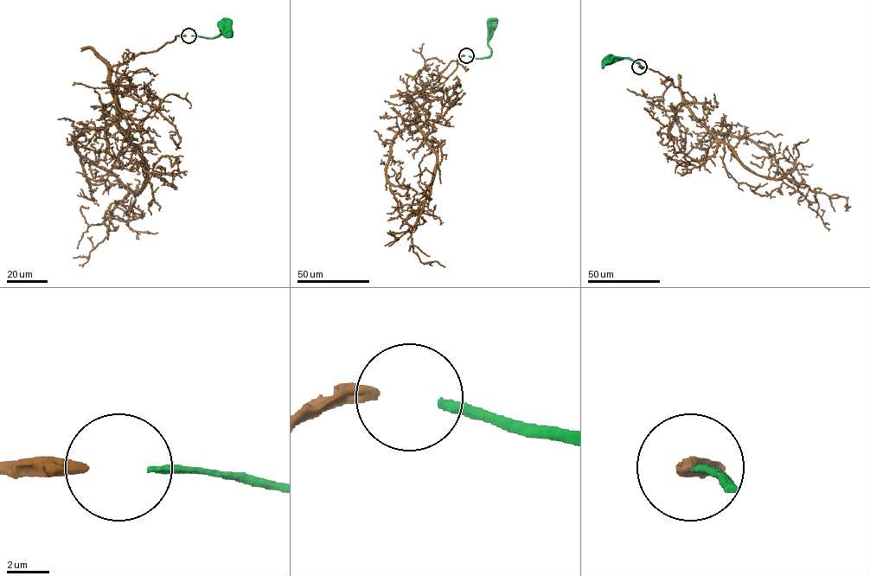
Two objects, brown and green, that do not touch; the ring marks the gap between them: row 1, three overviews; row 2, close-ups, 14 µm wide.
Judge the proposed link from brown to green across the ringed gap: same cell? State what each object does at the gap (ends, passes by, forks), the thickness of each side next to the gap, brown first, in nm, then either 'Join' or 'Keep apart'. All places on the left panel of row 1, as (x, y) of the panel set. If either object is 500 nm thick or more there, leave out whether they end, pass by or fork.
At the ring brown ends. At the ring green ends. Thickness 440 nm (brown) against 360 nm. Join

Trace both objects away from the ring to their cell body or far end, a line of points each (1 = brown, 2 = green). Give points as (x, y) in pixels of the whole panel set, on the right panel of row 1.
1: (639, 67), (671, 79), (687, 107), (748, 169), (844, 196), (845, 206), (850, 206)
2: (639, 67), (628, 58), (608, 59)

